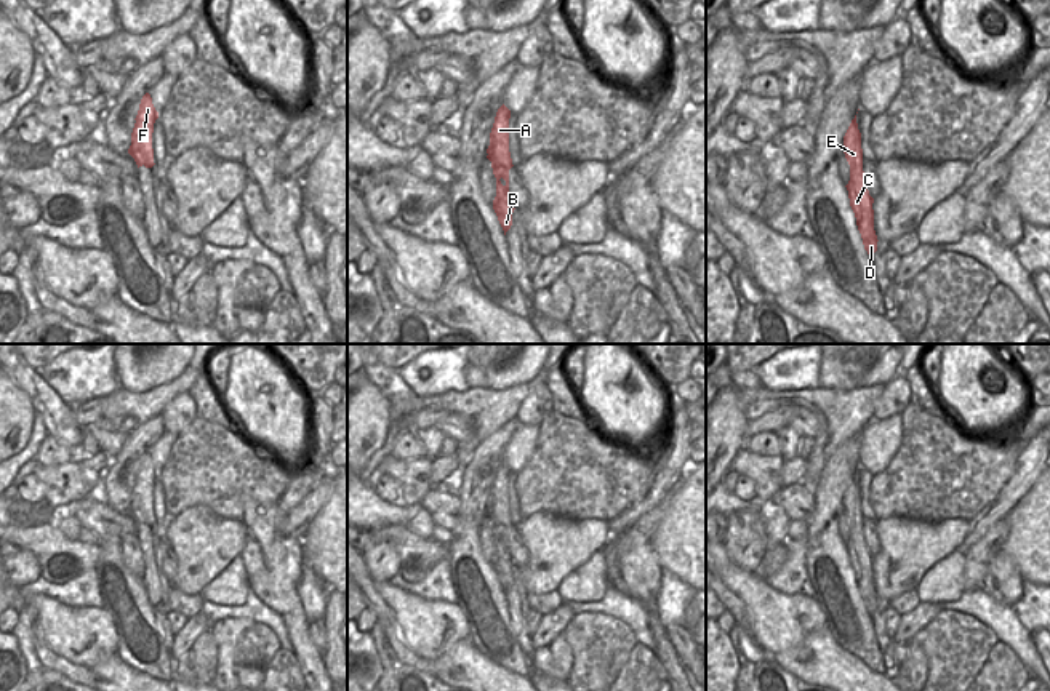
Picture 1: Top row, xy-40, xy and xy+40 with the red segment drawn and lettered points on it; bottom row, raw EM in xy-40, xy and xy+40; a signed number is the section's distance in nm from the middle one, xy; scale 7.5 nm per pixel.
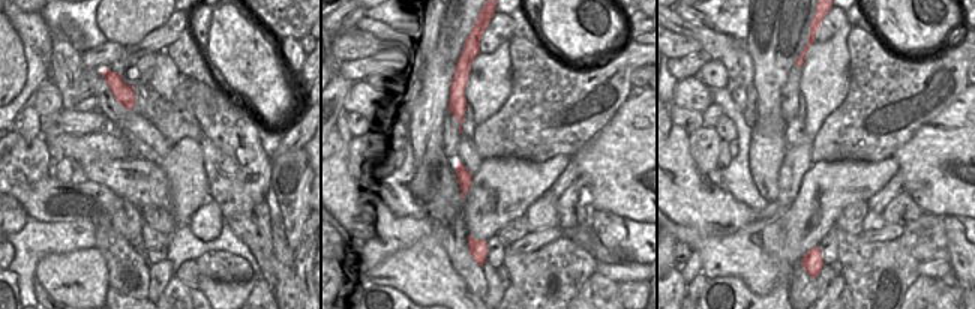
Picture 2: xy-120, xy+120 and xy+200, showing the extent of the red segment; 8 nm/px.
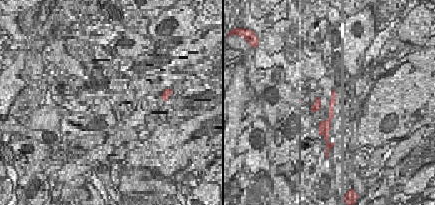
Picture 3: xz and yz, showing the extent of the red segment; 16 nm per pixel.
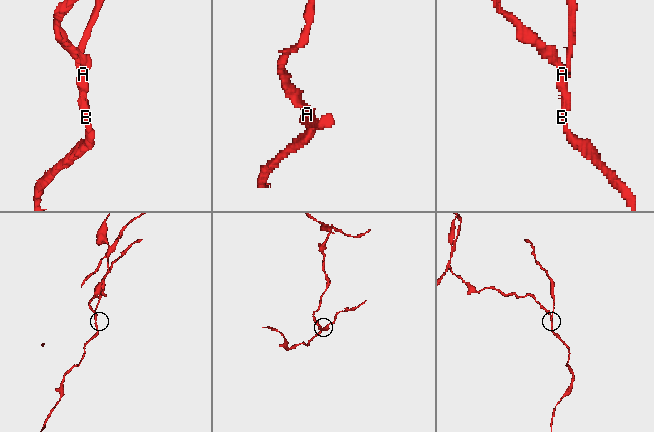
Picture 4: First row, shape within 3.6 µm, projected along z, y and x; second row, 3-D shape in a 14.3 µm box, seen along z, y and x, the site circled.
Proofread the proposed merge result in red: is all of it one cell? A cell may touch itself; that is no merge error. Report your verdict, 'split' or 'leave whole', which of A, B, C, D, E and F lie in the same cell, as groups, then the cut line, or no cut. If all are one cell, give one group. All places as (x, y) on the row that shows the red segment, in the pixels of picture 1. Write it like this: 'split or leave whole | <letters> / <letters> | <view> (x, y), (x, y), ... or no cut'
split | A F / B C D E | xy (488, 154), (508, 170)

